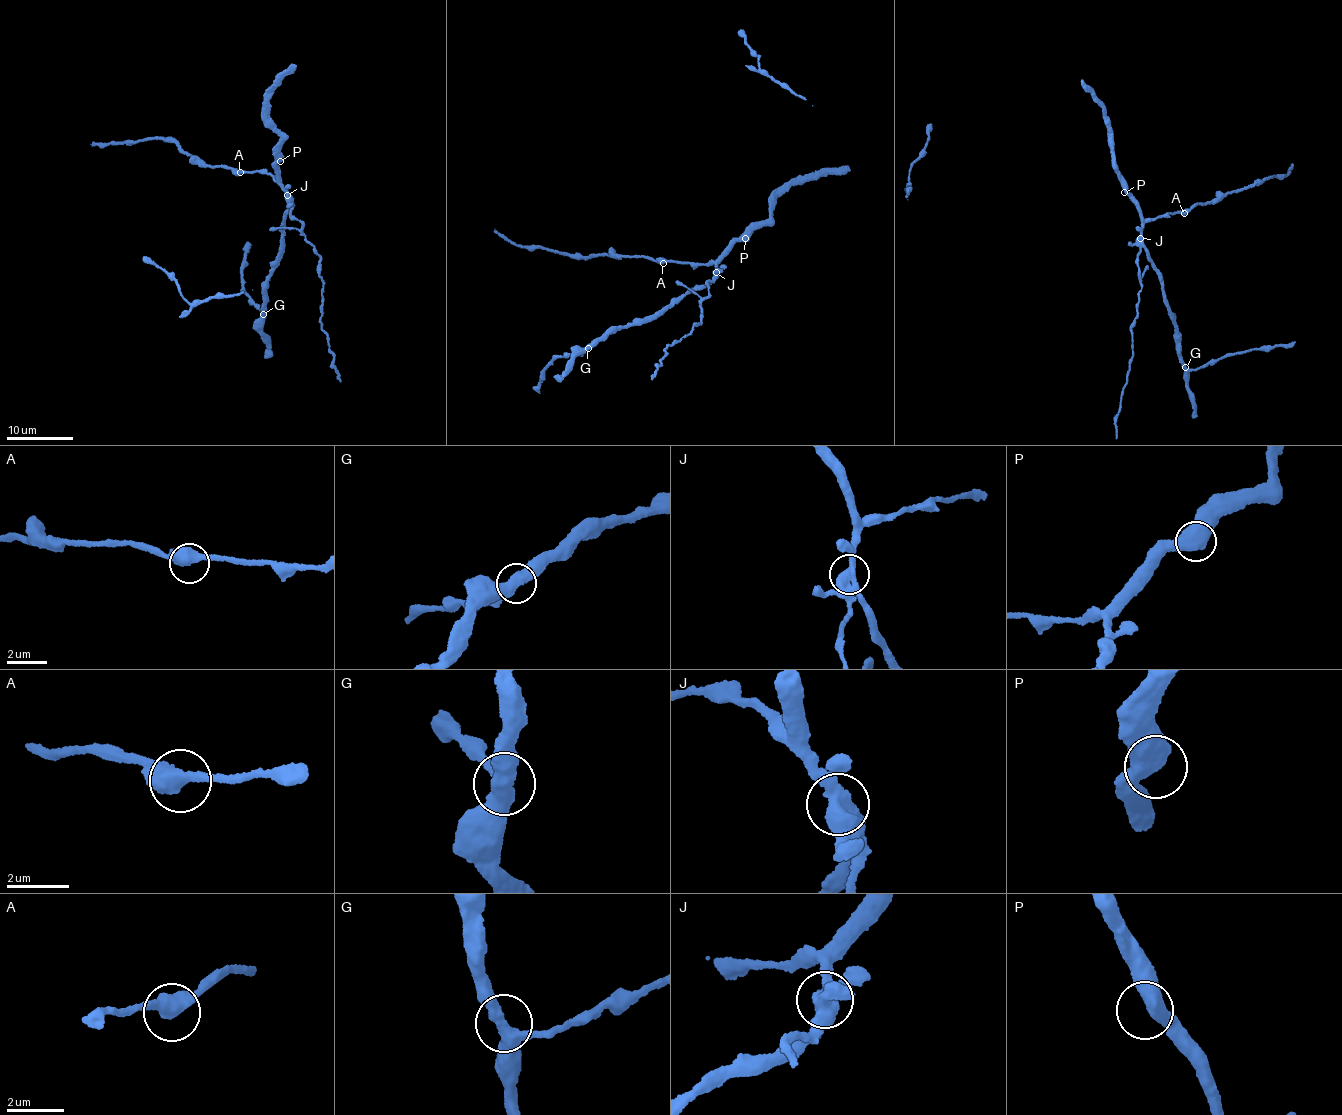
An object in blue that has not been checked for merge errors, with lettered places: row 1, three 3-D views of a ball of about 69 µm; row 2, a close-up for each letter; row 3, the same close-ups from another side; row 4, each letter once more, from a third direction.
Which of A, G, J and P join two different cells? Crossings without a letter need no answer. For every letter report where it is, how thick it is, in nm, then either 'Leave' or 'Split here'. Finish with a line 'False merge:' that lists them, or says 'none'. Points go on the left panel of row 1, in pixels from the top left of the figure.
A: Place: (240, 172). Thickness 500 nm. Leave
G: Place: (263, 314). Thickness 400 nm. Leave
J: Place: (287, 195). Thickness 440 nm. Split here
P: Place: (280, 161). Thickness 550 nm. Leave
False merge: J

